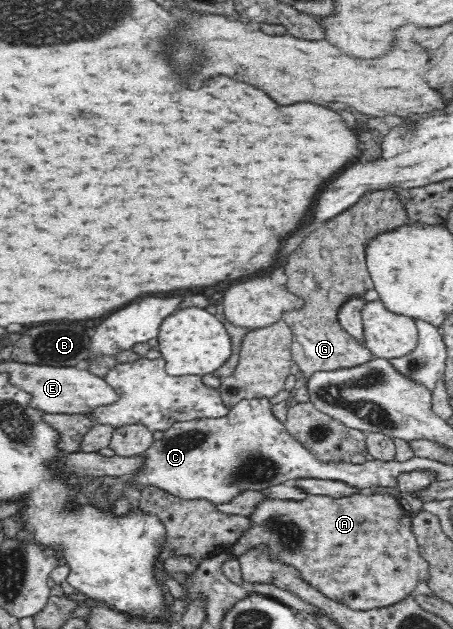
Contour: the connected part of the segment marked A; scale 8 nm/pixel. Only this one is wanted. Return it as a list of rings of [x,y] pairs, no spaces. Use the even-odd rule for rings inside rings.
[[[363,491],[333,498],[308,495],[303,501],[263,501],[250,517],[253,527],[232,545],[230,553],[236,558],[257,545],[271,545],[276,557],[296,567],[301,578],[317,588],[325,597],[341,602],[354,610],[367,611],[384,608],[415,594],[417,584],[427,584],[433,577],[429,562],[420,553],[413,534],[413,513],[399,505],[399,499],[388,491]]]

